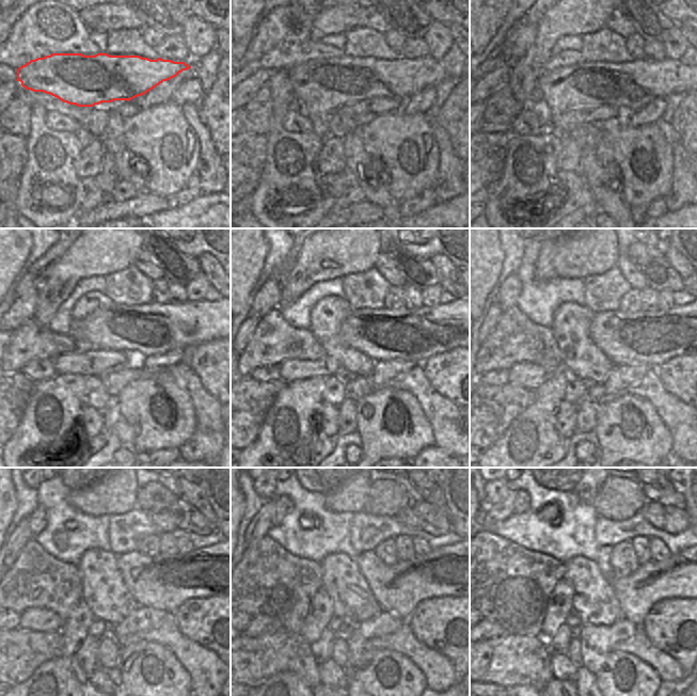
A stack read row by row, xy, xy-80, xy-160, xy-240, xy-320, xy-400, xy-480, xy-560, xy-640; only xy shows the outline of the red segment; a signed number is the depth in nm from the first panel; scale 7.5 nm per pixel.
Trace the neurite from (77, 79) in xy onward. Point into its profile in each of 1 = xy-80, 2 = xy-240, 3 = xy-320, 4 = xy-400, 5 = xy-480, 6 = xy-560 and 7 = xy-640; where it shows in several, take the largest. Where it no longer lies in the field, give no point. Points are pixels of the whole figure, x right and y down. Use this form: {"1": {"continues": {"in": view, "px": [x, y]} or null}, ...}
{"1": {"continues": {"in": "xy-80", "px": [323, 85]}}, "2": {"continues": {"in": "xy-240", "px": [152, 329]}}, "3": {"continues": {"in": "xy-320", "px": [402, 334]}}, "4": {"continues": {"in": "xy-400", "px": [651, 338]}}, "5": {"continues": {"in": "xy-480", "px": [164, 582]}}, "6": {"continues": {"in": "xy-560", "px": [447, 570]}}, "7": {"continues": {"in": "xy-640", "px": [686, 574]}}}

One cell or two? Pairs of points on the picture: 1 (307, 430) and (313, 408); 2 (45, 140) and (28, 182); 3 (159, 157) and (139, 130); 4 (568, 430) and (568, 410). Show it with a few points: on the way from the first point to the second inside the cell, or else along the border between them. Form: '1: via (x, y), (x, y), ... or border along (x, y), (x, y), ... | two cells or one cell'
1: via (307, 425), (307, 413) | one cell
2: via (45, 151), (45, 163), (37, 171) | one cell
3: via (159, 151), (145, 137) | one cell
4: via (568, 425), (568, 415) | one cell

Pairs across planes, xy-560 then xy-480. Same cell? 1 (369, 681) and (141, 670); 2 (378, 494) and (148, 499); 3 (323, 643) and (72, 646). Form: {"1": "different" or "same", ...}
{"1": "same", "2": "same", "3": "different"}

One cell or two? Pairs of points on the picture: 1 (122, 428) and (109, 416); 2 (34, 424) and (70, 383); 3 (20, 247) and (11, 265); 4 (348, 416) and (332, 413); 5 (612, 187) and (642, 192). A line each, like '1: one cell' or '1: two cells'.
1: two cells
2: one cell
3: one cell
4: two cells
5: two cells

